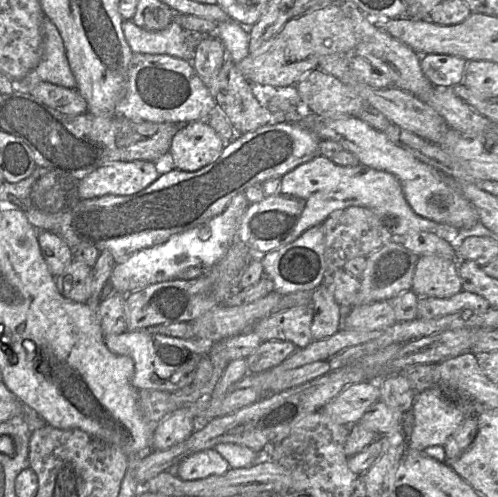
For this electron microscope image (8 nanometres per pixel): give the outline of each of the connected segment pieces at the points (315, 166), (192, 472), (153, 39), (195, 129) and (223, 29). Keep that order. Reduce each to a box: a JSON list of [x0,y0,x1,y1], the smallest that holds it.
[[237,155,461,254],[175,448,230,480],[122,19,205,62],[170,120,226,171],[209,20,249,64]]

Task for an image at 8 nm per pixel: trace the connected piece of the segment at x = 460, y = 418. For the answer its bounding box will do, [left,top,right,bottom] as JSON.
[408,387,466,452]

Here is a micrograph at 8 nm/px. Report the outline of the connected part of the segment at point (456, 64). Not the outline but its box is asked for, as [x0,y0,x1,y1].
[421,55,466,87]

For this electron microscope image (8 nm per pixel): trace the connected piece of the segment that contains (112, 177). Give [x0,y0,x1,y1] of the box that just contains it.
[78,161,159,199]

